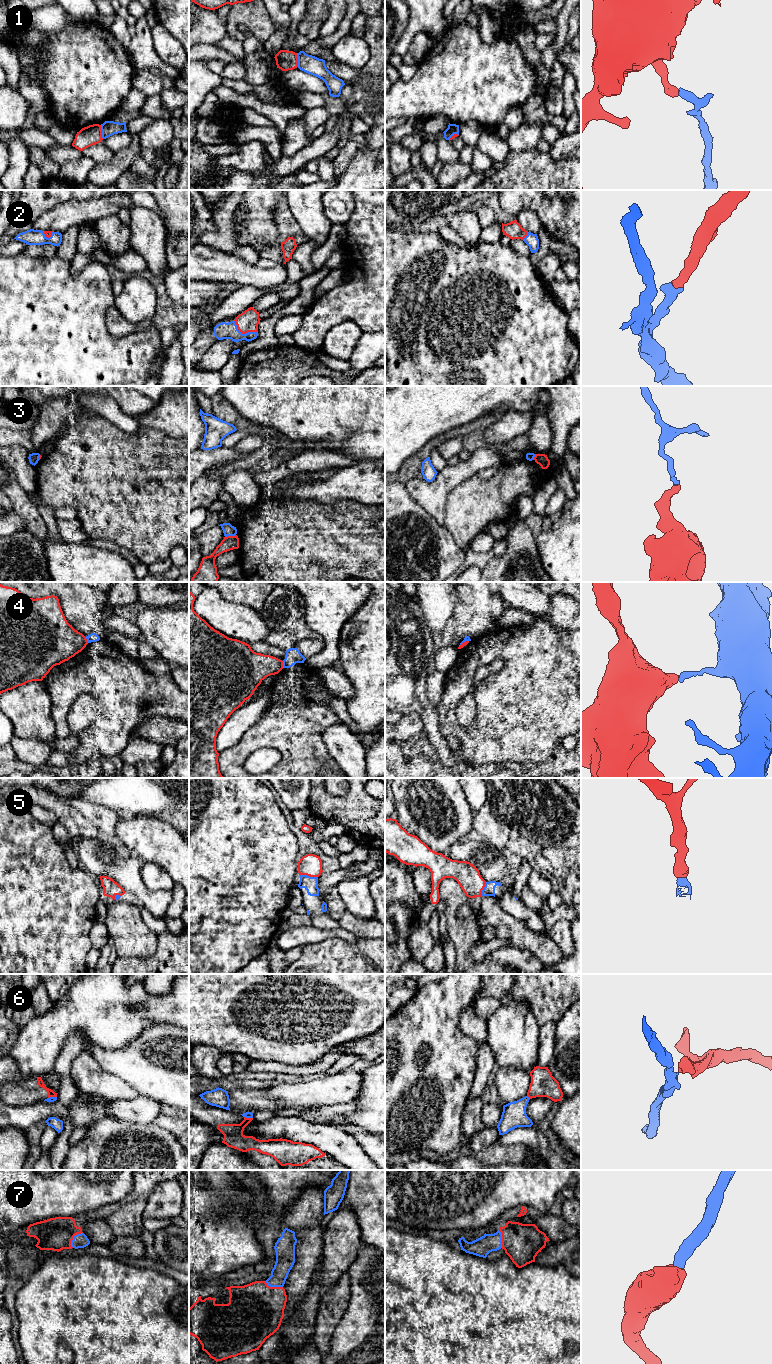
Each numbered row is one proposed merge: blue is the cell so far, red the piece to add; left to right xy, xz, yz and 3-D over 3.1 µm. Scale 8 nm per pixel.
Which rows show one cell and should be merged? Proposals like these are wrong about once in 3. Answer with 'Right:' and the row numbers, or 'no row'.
Right: 2, 5, 7

